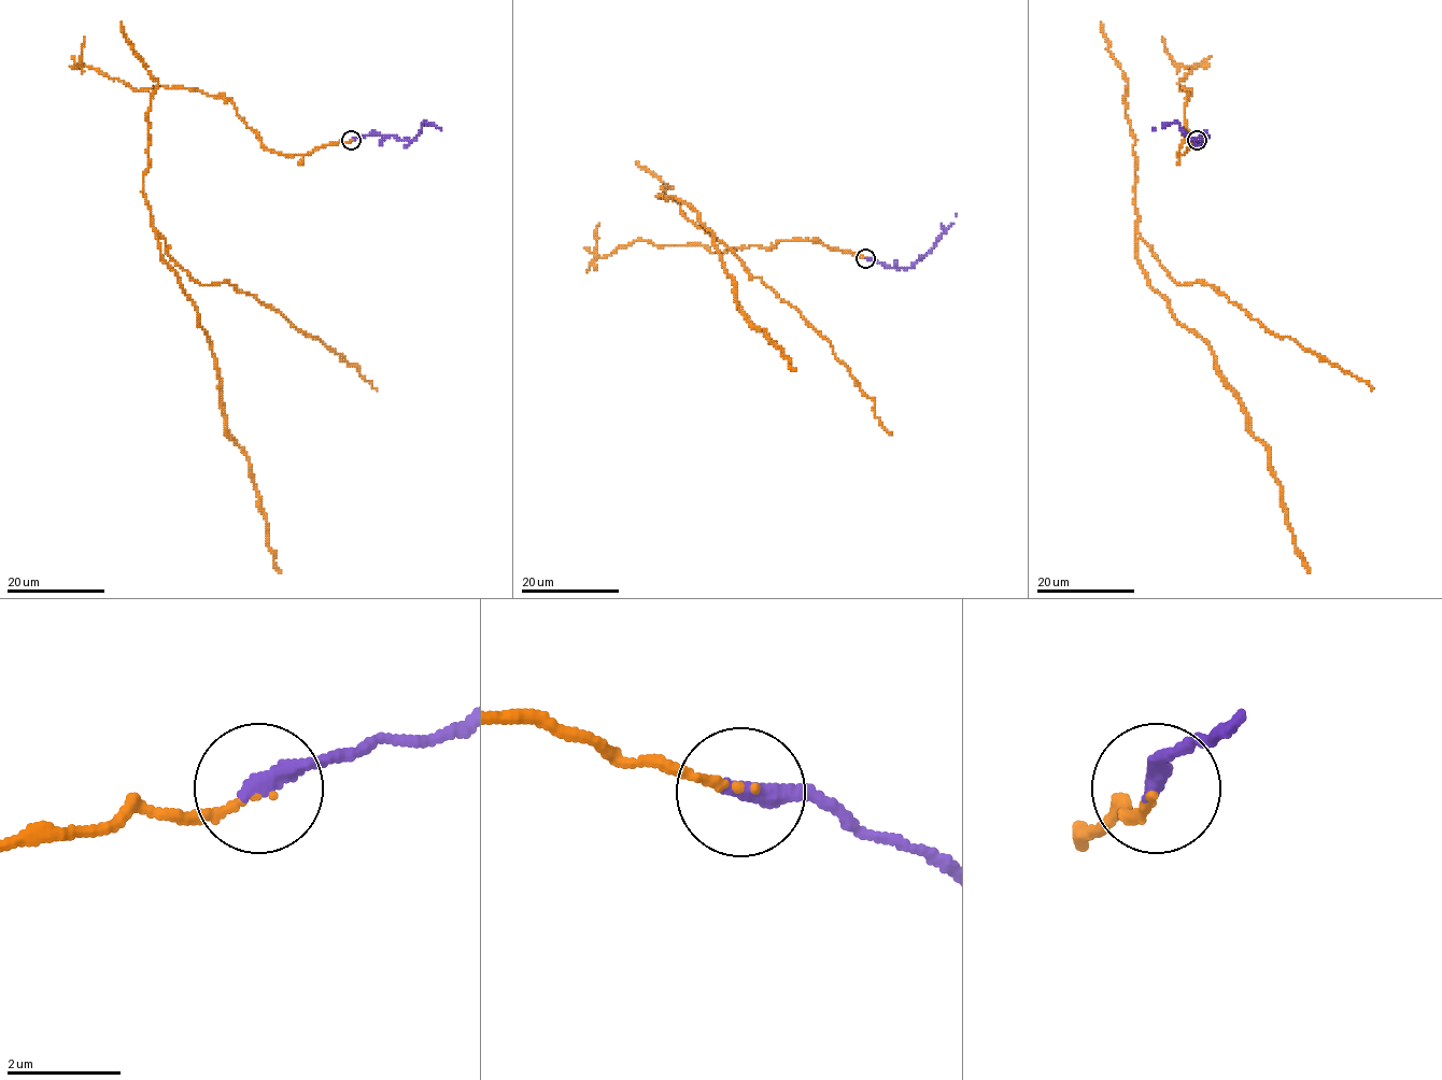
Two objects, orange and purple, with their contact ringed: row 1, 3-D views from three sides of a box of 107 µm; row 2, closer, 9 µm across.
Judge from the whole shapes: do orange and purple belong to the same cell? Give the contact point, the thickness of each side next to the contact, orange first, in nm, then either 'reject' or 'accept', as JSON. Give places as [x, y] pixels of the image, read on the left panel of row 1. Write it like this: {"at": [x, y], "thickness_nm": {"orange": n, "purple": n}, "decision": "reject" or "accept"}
{"at": [351, 140], "thickness_nm": {"orange": 130, "purple": 360}, "decision": "accept"}

